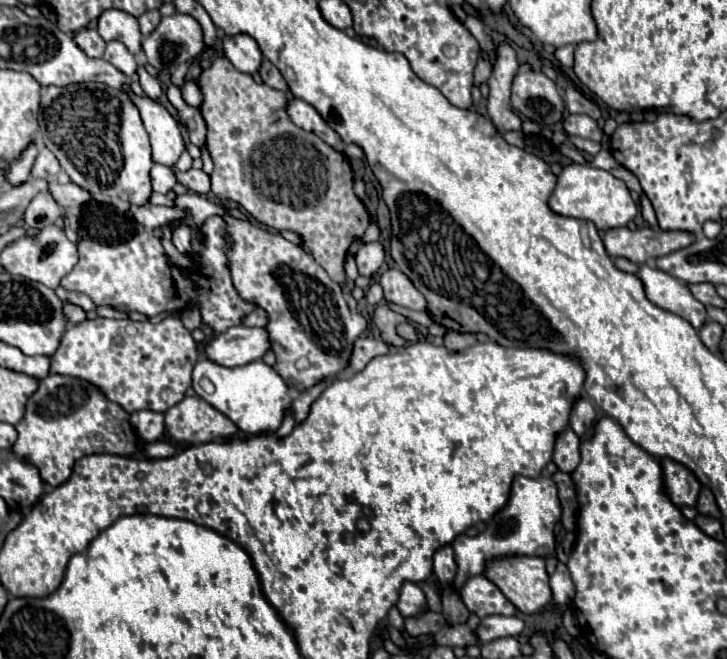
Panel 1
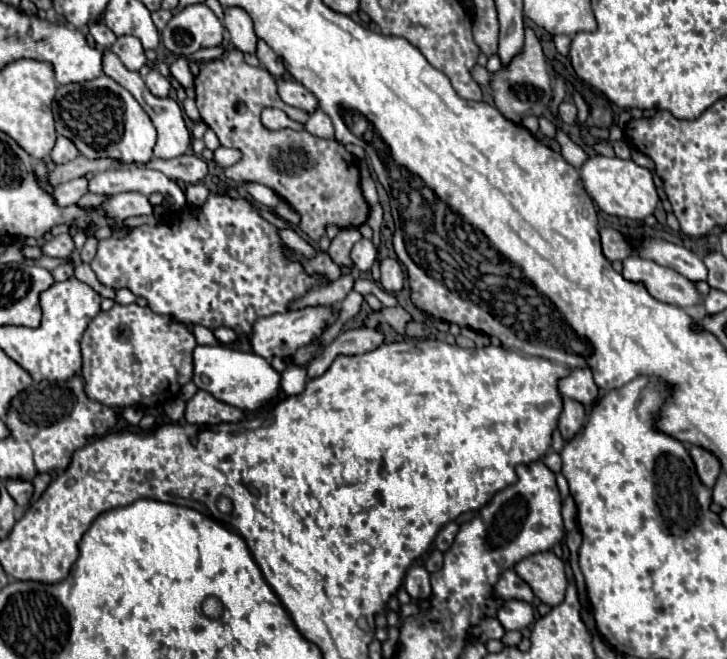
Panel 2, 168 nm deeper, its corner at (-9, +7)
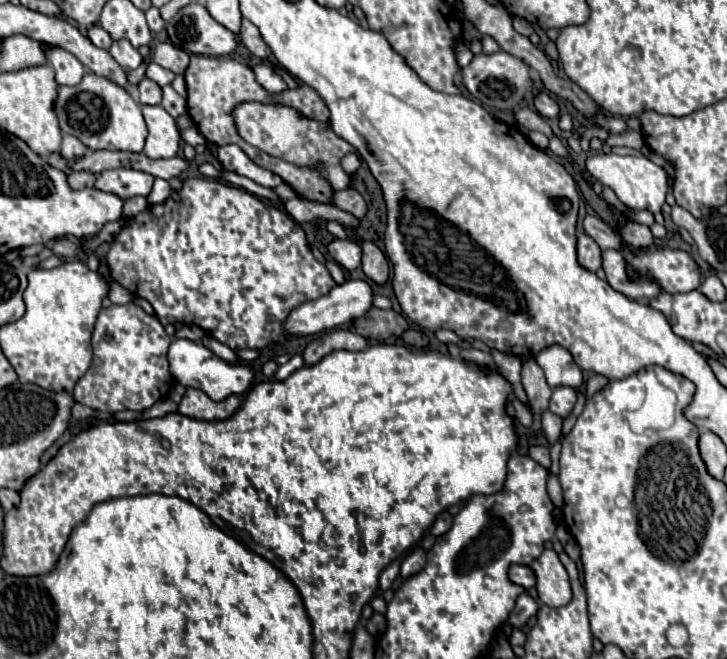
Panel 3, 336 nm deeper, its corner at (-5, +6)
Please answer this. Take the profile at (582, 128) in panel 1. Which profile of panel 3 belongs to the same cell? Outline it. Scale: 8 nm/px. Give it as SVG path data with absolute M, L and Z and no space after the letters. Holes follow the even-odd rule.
M536 93L534 95L534 105L536 105L536 111L544 117L558 117L558 105L550 95Z

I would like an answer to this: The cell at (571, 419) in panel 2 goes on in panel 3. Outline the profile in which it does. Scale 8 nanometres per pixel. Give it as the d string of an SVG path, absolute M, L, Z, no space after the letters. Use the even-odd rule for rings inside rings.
M556 387L548 409L560 417L568 417L574 403L576 403L576 389L574 387Z

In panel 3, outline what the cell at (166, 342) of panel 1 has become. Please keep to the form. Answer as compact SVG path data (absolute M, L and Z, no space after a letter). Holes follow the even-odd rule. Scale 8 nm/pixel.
M134 301L102 309L92 335L92 365L76 383L72 393L74 399L90 409L108 413L124 409L144 411L152 407L158 399L166 397L174 385L166 359L168 345L170 337L166 335L162 323Z

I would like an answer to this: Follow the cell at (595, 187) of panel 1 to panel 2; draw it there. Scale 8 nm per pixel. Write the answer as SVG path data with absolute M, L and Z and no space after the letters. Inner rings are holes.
M592 156L580 168L580 178L584 184L586 194L598 204L598 208L610 216L630 218L630 220L644 220L656 208L658 194L652 180L652 172L646 168L636 166L632 160L620 158L606 158L606 156Z

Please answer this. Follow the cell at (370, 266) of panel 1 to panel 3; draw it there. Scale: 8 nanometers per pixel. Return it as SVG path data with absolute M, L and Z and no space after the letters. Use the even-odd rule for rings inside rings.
M334 239L328 243L328 253L330 257L344 269L352 271L360 265L360 257L362 257L362 251L360 251L360 245L352 243L352 241L346 241L346 239Z

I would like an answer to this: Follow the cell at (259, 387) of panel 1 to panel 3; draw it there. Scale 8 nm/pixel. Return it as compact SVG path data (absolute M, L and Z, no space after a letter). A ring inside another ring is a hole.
M174 339L168 347L168 363L170 363L170 375L184 387L194 387L204 391L210 399L222 401L230 393L242 395L250 389L254 373L248 365L242 363L226 363L218 359L210 349L206 349L200 343L194 343L190 339Z

